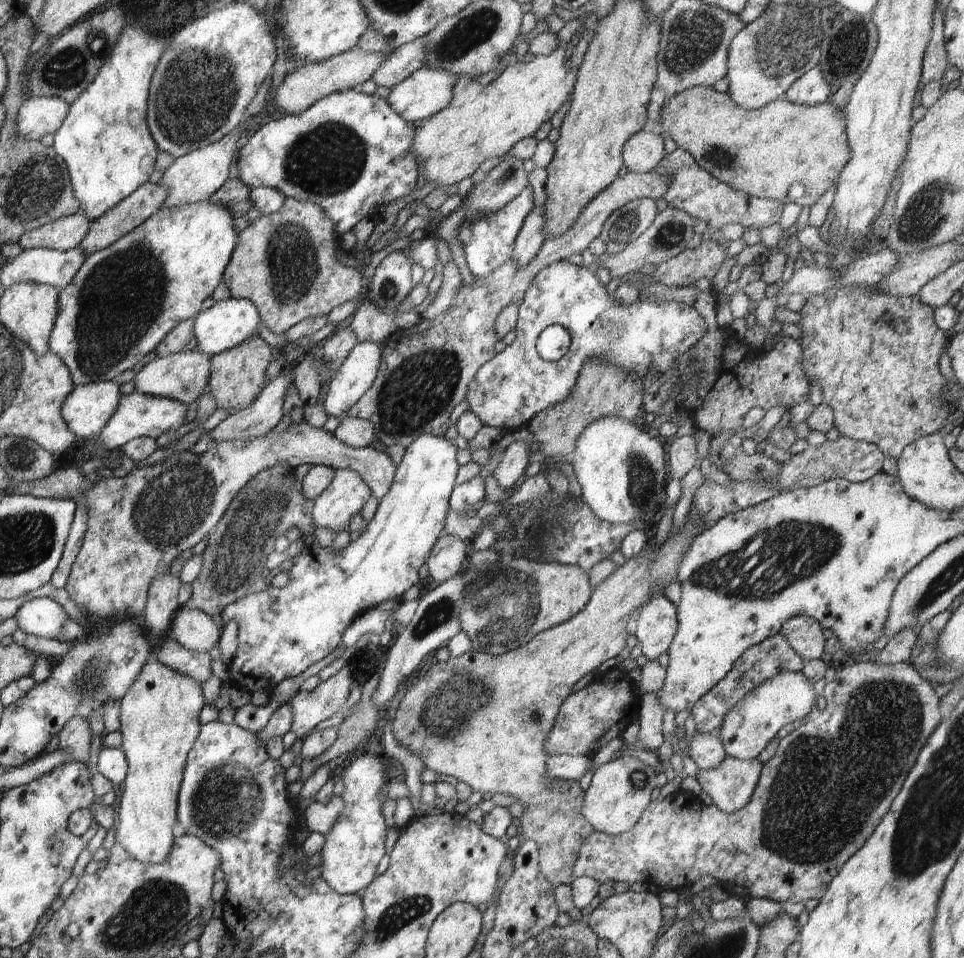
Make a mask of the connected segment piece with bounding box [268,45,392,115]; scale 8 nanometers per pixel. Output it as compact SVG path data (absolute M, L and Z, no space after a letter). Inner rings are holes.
M354 45L350 50L333 56L328 60L304 64L288 72L274 96L268 96L273 101L273 107L286 115L297 115L310 108L317 100L329 94L354 89L356 85L366 82L372 72L386 60L388 49L384 52L360 52Z

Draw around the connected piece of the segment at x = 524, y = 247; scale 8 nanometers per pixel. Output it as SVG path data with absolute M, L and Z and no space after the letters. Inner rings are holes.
M532 210L528 216L526 216L522 228L519 230L512 258L518 266L526 266L530 260L536 256L536 253L540 250L540 247L546 240L546 220L544 216L540 215Z

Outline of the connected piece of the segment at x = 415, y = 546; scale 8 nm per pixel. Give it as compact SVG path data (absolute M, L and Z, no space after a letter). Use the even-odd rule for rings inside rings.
M423 434L405 450L388 494L378 500L374 518L366 522L366 529L358 539L350 540L346 548L335 552L331 547L320 545L313 536L314 529L310 534L302 534L303 549L294 557L288 556L293 566L288 570L290 582L284 588L270 586L262 592L240 598L222 610L220 616L225 625L230 620L236 620L238 624L238 648L229 663L232 686L246 690L246 678L248 684L252 678L252 684L256 682L256 686L274 686L298 676L334 651L341 644L342 634L348 625L361 614L386 600L401 601L406 590L421 584L426 561L443 532L444 520L450 509L449 498L460 468L456 454L458 449L452 440Z

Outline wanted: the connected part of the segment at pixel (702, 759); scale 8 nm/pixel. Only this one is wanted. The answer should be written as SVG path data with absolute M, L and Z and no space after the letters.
M696 732L691 742L688 742L681 734L680 746L682 748L689 747L688 756L696 762L699 770L712 770L720 764L720 760L727 757L722 741L712 734L704 732Z

